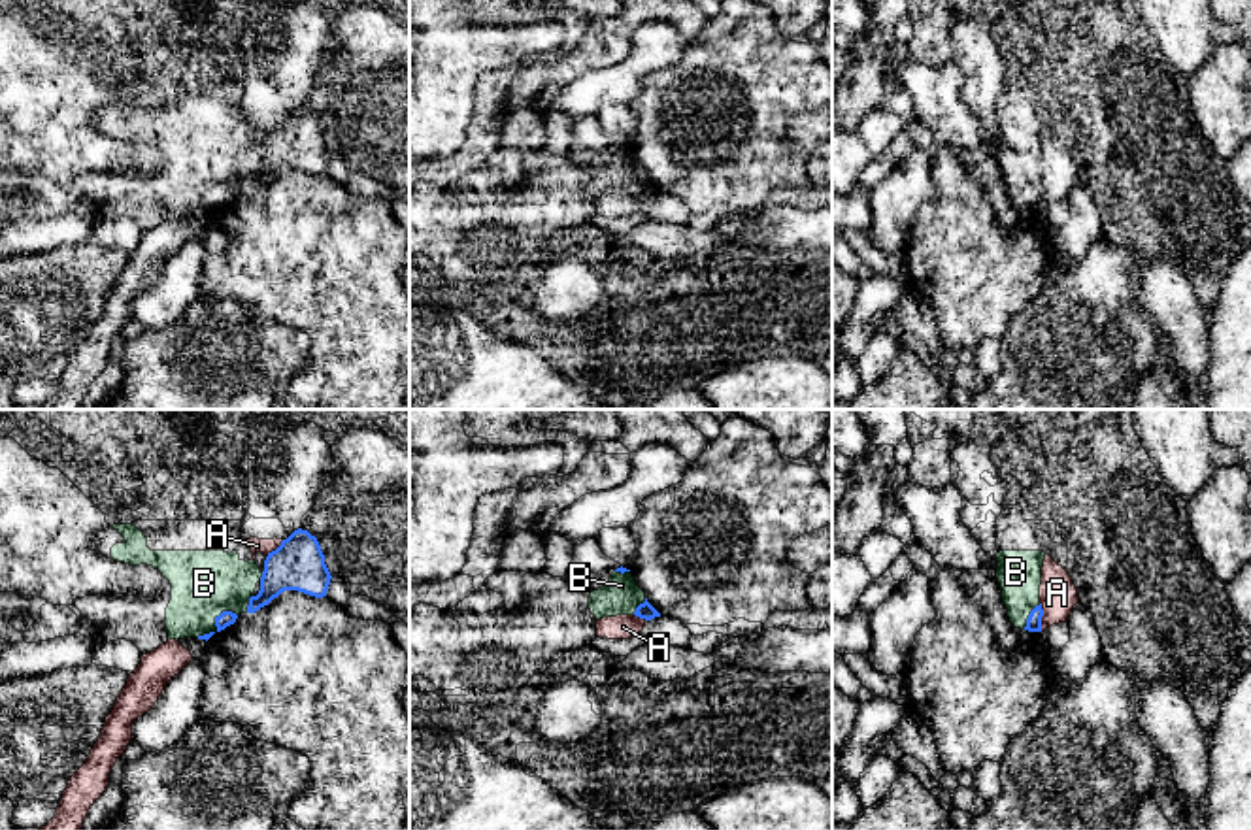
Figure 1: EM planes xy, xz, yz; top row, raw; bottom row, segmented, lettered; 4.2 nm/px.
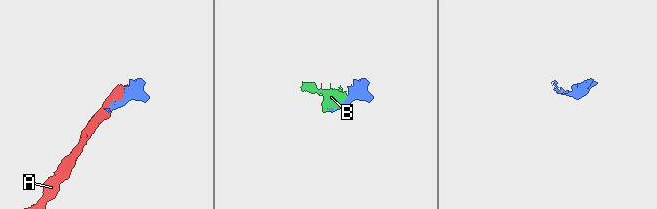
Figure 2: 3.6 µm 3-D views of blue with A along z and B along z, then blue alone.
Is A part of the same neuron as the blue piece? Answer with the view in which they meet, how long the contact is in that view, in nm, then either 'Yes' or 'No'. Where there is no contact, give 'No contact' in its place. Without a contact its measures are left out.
Touches blue in yz. Shared border 130 nm. No

